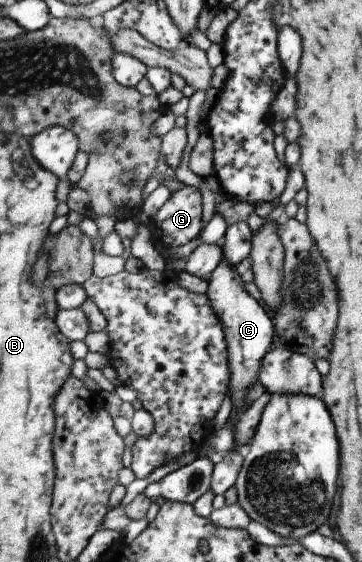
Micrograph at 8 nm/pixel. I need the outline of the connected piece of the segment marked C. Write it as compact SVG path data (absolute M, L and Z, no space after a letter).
M224 258L214 270L208 282L207 296L211 299L217 315L227 332L231 378L229 379L229 395L232 401L234 431L236 423L251 409L253 401L248 397L256 384L261 383L259 377L263 370L263 359L270 352L276 335L272 312L244 289L242 274Z

